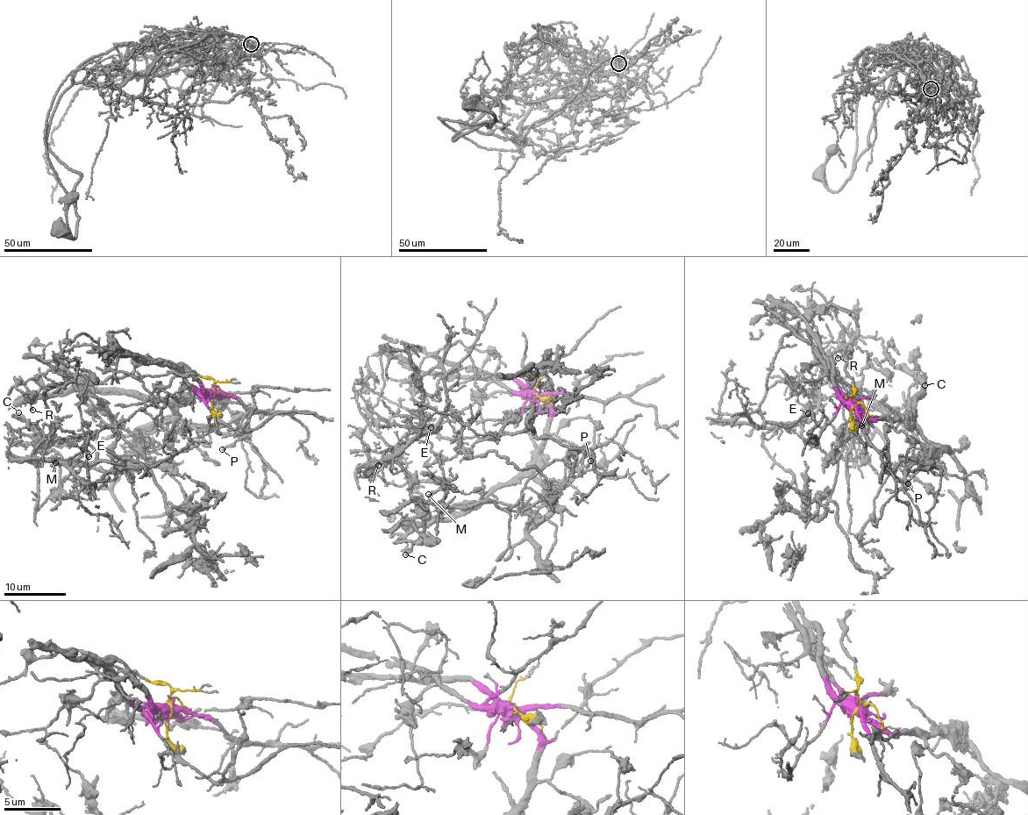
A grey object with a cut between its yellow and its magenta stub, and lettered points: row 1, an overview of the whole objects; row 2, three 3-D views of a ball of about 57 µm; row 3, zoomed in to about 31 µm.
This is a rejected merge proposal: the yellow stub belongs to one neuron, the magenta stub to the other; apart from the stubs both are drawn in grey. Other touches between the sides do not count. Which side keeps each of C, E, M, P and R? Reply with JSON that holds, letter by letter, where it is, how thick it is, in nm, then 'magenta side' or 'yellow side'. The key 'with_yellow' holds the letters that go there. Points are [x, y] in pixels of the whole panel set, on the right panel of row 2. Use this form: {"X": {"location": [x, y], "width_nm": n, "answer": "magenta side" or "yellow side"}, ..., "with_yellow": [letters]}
{"C": {"location": [924, 385], "width_nm": 220, "answer": "magenta side"}, "E": {"location": [808, 413], "width_nm": 150, "answer": "magenta side"}, "M": {"location": [861, 425], "width_nm": 160, "answer": "magenta side"}, "P": {"location": [908, 483], "width_nm": 240, "answer": "magenta side"}, "R": {"location": [838, 358], "width_nm": 150, "answer": "yellow side"}, "with_yellow": ["R"]}

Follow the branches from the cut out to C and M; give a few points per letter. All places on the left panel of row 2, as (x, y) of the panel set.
C: (213, 391), (217, 396), (193, 396), (179, 407), (182, 424), (169, 442), (99, 472), (47, 449), (18, 412)
M: (213, 391), (217, 396), (193, 396), (179, 407), (182, 424), (169, 442), (129, 454), (108, 471), (56, 462)

